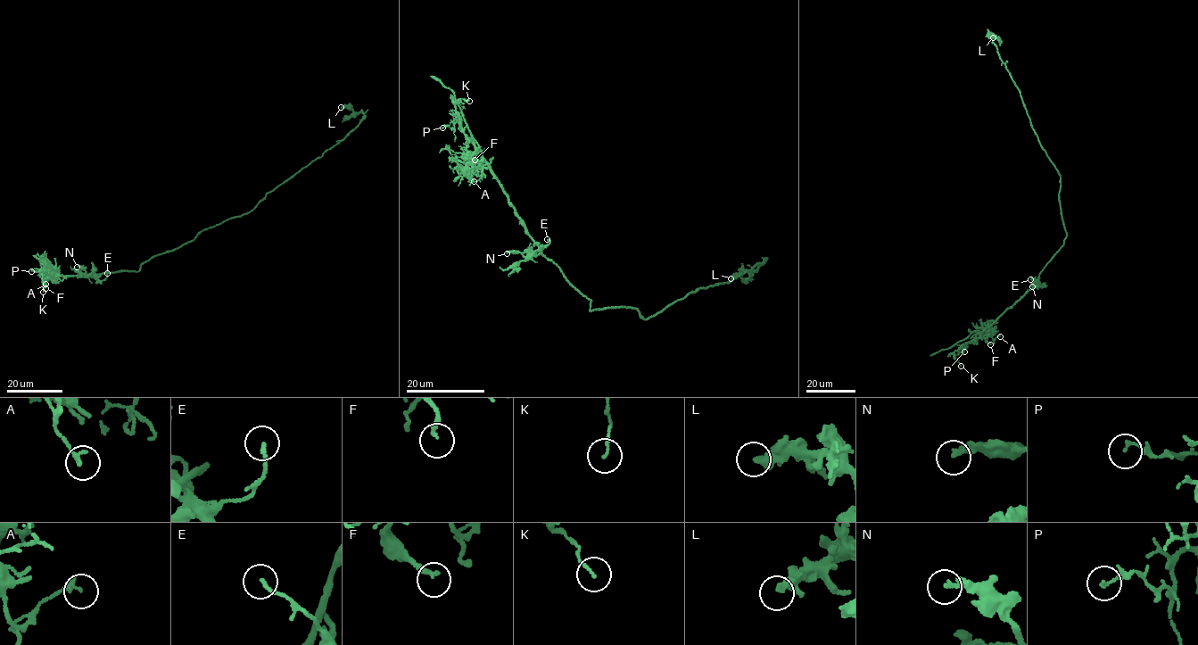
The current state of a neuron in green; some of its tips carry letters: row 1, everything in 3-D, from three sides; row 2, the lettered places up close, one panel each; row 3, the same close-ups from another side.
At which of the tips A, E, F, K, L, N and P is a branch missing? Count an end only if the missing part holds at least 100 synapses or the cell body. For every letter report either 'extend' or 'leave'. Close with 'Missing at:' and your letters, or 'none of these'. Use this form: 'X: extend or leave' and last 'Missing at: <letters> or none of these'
A: leave
E: leave
F: leave
K: leave
L: leave
N: leave
P: leave
Missing at: none of these

